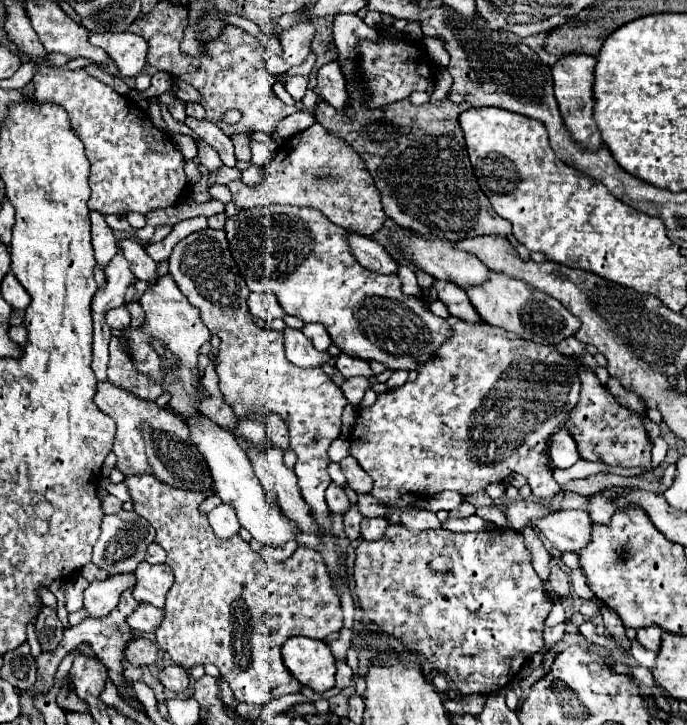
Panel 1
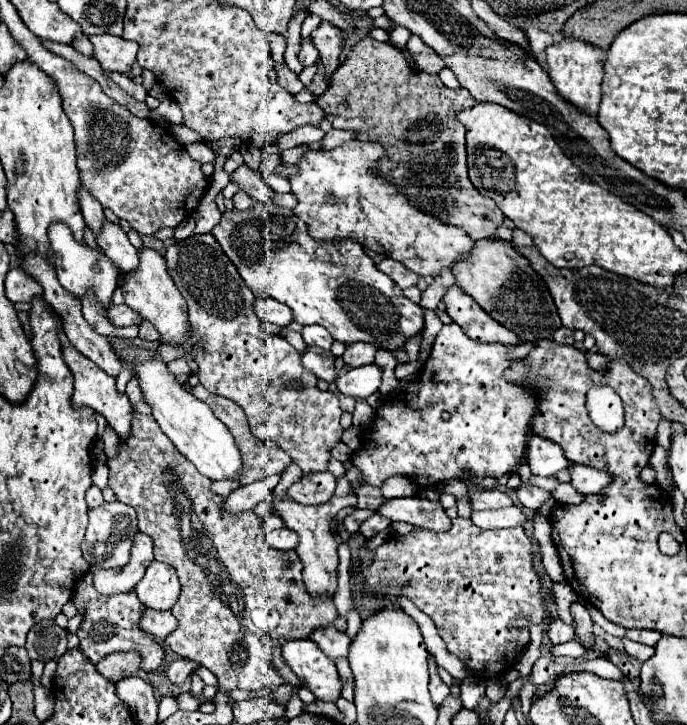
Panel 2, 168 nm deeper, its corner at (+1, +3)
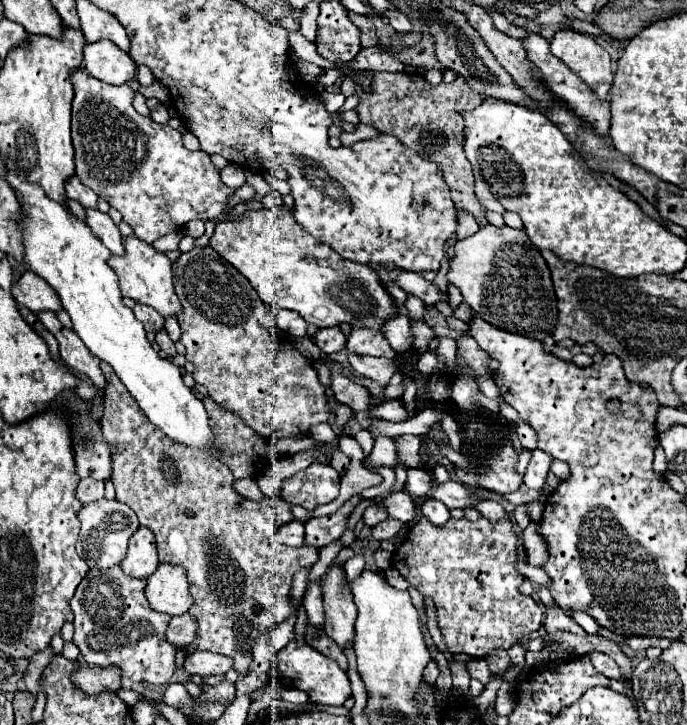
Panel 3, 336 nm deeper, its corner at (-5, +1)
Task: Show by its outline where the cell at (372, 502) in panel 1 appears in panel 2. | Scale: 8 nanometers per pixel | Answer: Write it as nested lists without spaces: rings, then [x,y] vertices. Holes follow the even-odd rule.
[[[420,495],[404,499],[388,499],[388,503],[382,505],[376,513],[388,517],[390,521],[406,521],[410,525],[426,527],[432,531],[446,531],[450,527],[446,511]]]

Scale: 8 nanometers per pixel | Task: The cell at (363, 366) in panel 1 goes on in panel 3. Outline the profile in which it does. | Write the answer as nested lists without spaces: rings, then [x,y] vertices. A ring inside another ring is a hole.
[[[352,329],[348,343],[346,343],[350,353],[356,355],[372,355],[372,357],[386,357],[394,359],[396,353],[388,345],[386,337],[382,333],[370,333],[370,329]]]

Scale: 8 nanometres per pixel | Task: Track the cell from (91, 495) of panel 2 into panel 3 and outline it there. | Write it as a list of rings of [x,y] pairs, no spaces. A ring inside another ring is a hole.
[[[86,477],[78,483],[76,489],[76,497],[86,505],[86,503],[94,503],[98,499],[104,497],[104,483],[102,481],[94,481],[92,477]]]

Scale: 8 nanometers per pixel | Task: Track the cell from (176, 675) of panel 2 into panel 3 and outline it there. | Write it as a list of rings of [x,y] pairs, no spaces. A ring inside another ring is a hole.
[[[198,651],[198,653],[188,655],[184,659],[182,667],[188,675],[206,677],[206,675],[226,675],[226,671],[230,671],[232,665],[230,665],[228,657],[214,655],[210,651]]]

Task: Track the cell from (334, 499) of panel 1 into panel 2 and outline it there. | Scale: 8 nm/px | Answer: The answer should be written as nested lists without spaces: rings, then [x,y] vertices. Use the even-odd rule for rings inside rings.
[[[318,471],[312,475],[302,475],[286,493],[296,503],[302,505],[322,505],[326,503],[336,489],[336,477],[330,471]]]

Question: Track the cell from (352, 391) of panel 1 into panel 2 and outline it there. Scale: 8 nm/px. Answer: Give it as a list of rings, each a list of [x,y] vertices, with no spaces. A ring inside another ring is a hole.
[[[370,363],[364,367],[348,369],[342,377],[336,379],[336,387],[344,395],[366,399],[368,395],[378,391],[380,381],[382,381],[382,369],[376,363]]]

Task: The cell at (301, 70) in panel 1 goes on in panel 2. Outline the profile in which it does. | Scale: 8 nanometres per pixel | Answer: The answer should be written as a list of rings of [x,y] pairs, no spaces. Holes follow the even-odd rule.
[[[308,13],[308,17],[306,17],[306,21],[302,23],[302,37],[310,37],[312,35],[312,31],[320,25],[320,17],[318,15],[314,15],[314,13]]]

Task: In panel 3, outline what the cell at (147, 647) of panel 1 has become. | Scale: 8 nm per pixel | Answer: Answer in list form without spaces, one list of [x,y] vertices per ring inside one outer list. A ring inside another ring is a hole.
[[[116,665],[110,667],[82,667],[72,675],[72,681],[90,695],[102,691],[122,689],[122,671]]]

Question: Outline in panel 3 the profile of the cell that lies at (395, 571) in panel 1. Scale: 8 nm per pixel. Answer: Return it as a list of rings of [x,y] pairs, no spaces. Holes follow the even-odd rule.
[[[424,517],[418,519],[410,531],[406,541],[394,551],[392,567],[400,571],[400,575],[418,589],[424,597],[430,597],[436,607],[436,623],[442,633],[442,639],[450,653],[466,653],[476,659],[484,659],[494,649],[510,649],[522,635],[538,631],[544,619],[538,603],[520,593],[520,585],[524,583],[524,575],[518,571],[518,537],[508,519],[492,525],[484,517],[476,523],[468,519],[450,519],[446,525],[436,527],[430,525]]]

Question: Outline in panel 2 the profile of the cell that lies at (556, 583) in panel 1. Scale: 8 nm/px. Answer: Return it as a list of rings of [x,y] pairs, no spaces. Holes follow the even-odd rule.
[[[572,603],[570,611],[572,611],[572,617],[574,617],[574,631],[576,631],[576,637],[578,637],[580,645],[586,647],[586,649],[592,649],[596,645],[596,637],[592,633],[594,623],[588,615],[588,609],[580,603]]]

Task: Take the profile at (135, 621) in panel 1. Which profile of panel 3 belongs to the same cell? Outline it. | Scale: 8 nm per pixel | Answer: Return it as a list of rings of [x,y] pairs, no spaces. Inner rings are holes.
[[[188,613],[172,617],[166,629],[166,641],[170,641],[174,647],[184,647],[194,639],[196,633],[196,621]]]

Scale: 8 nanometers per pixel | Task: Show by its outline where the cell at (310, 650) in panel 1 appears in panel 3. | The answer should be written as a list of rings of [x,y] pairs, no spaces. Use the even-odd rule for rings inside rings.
[[[290,641],[276,655],[276,661],[278,661],[278,667],[280,667],[284,679],[290,681],[290,685],[294,685],[296,689],[306,691],[312,703],[320,703],[320,705],[342,705],[352,695],[346,671],[342,671],[334,659],[318,653],[316,649],[312,649],[306,643]]]

